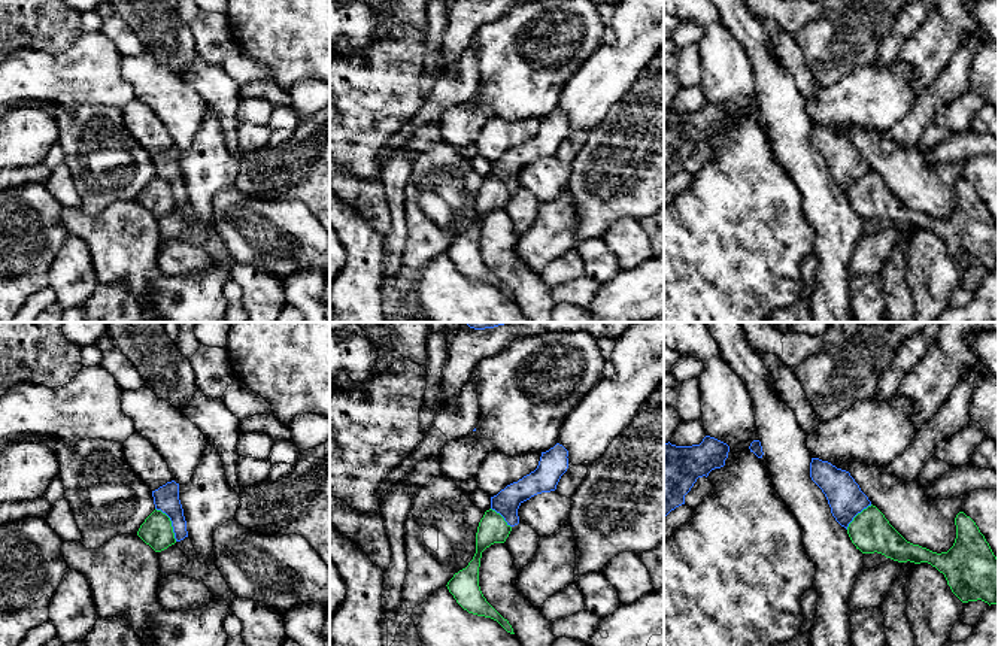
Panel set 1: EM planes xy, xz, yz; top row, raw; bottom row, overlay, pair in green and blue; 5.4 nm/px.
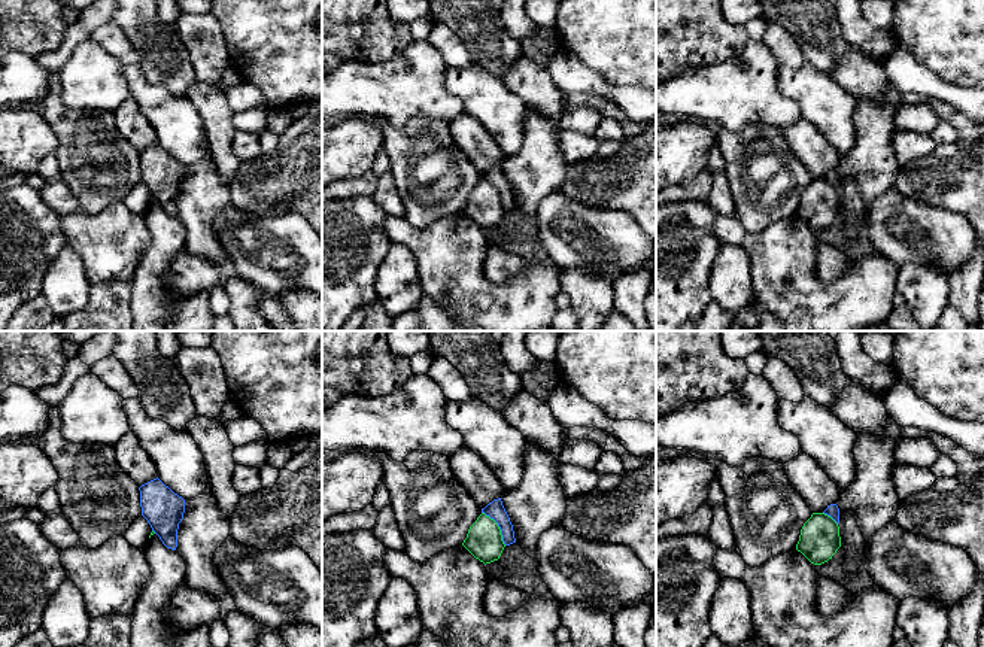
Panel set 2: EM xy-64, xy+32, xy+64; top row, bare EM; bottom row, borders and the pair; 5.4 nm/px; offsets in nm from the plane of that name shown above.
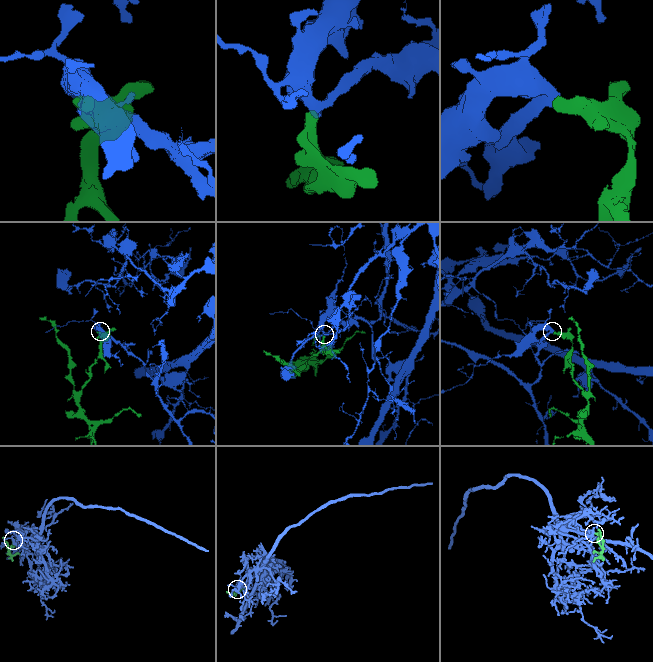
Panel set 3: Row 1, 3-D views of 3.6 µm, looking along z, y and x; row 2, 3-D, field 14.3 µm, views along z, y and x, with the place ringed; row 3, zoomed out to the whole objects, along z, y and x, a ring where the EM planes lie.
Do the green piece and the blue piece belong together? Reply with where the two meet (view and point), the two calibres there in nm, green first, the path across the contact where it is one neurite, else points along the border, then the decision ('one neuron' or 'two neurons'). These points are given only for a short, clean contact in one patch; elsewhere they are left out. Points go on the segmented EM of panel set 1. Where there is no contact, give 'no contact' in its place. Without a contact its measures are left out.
xy (170, 522) | 170/140 nm | along xy (155, 507), (169, 518), (176, 540) | two neurons

